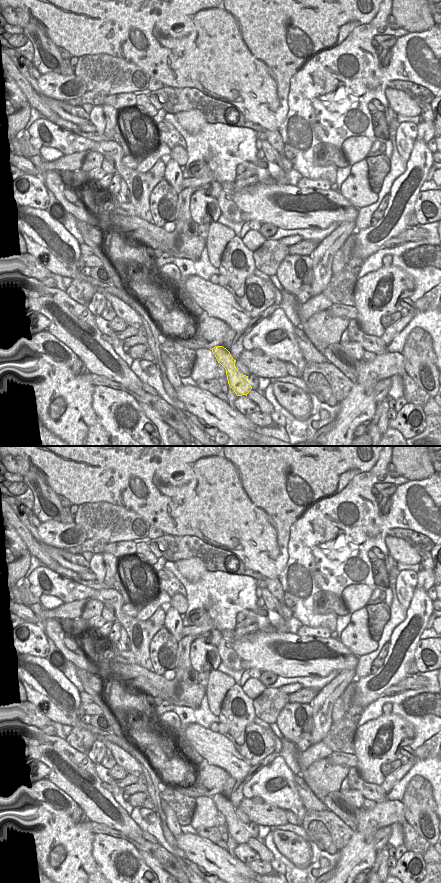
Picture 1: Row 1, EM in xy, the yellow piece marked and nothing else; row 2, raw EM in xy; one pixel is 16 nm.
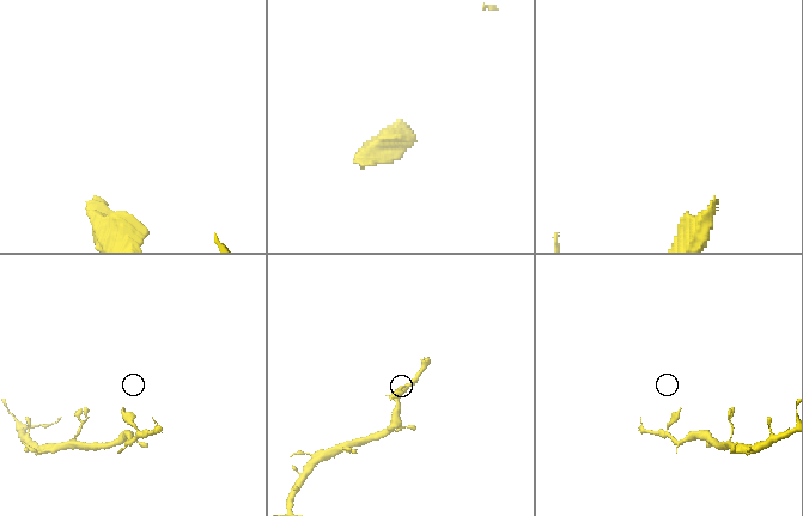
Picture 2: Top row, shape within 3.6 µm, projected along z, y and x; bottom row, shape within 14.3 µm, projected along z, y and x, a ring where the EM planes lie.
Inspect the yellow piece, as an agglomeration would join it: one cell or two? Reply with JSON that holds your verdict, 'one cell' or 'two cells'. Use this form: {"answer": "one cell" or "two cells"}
{"answer": "one cell"}

